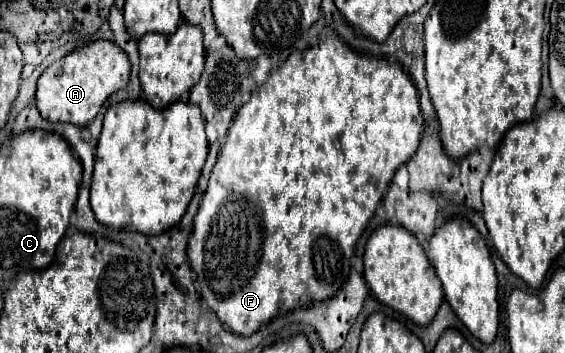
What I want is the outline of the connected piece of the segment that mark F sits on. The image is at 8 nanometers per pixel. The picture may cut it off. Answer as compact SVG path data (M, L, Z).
M334 33L326 35L316 47L306 49L302 61L300 51L294 51L282 67L272 71L266 83L252 93L250 101L244 103L234 117L226 143L220 149L216 167L212 169L208 189L194 217L194 235L192 241L188 243L188 259L196 273L198 293L206 303L206 307L216 313L220 323L230 327L230 331L234 331L236 335L252 335L278 313L286 313L296 307L308 307L312 303L318 303L320 299L336 295L344 279L348 279L350 259L358 237L362 235L364 227L374 215L388 183L392 181L394 171L416 153L420 133L422 133L422 115L420 115L418 91L412 77L400 67L400 63L390 63L382 57L356 53Z

